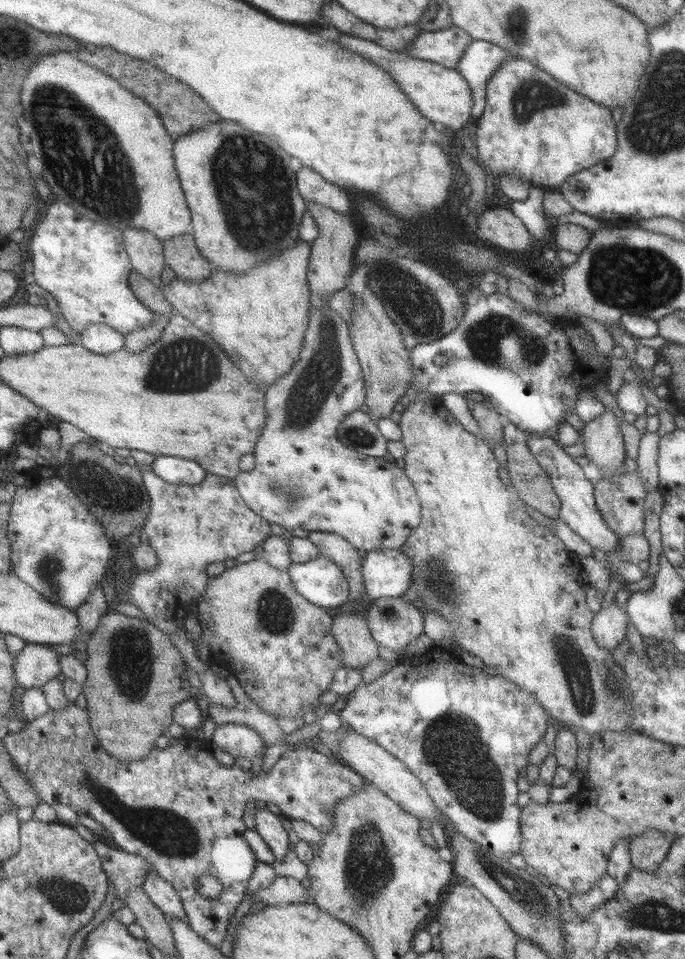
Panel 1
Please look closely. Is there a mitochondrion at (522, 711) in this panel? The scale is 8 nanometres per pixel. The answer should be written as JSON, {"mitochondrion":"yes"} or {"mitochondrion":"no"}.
{"mitochondrion":"no"}

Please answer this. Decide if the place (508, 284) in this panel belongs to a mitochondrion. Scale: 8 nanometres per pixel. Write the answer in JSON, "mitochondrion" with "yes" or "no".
{"mitochondrion":"no"}

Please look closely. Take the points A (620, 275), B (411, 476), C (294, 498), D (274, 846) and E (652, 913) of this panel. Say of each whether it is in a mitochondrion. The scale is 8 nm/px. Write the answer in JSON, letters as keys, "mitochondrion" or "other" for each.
{"A":"mitochondrion","B":"other","C":"mitochondrion","D":"other","E":"mitochondrion"}

